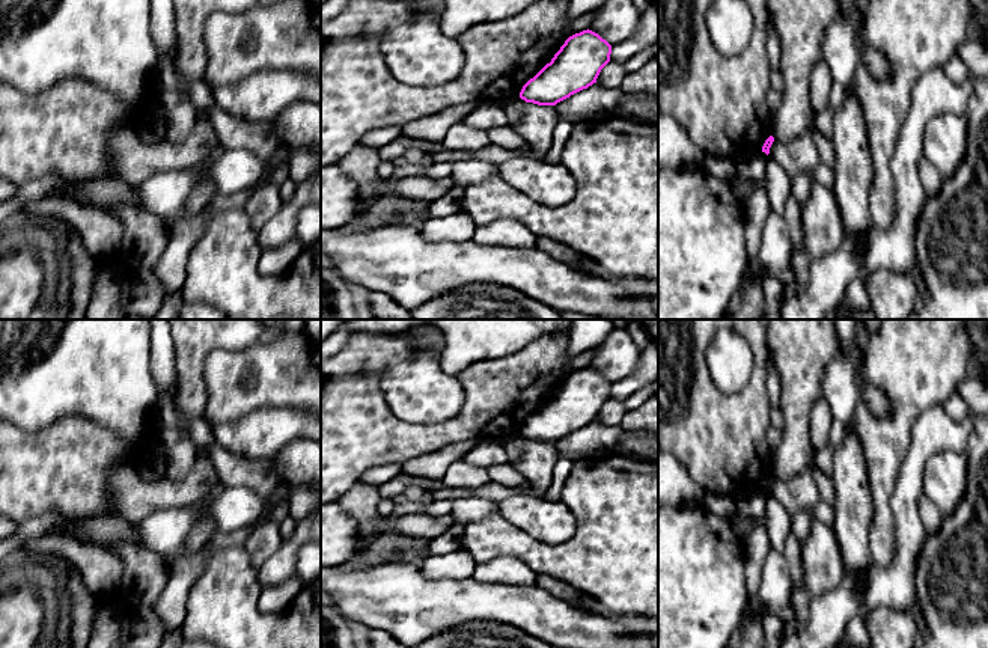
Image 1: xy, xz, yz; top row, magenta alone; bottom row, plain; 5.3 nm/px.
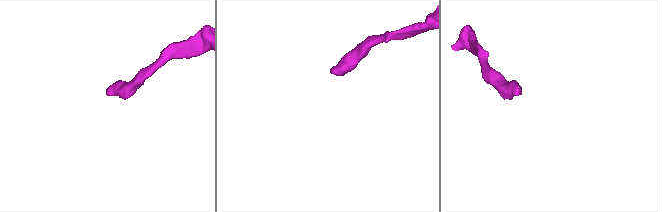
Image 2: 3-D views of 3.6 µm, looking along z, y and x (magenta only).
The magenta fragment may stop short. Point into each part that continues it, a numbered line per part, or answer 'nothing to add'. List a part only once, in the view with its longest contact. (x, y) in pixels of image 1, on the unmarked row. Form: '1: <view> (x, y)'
nothing to add

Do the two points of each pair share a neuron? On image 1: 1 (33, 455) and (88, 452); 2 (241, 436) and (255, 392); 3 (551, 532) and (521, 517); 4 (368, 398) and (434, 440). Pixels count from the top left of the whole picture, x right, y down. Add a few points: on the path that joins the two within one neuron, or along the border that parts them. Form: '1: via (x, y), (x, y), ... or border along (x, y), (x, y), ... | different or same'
1: via (47, 455), (74, 455) | same
2: border along (282, 407), (259, 407), (214, 427) | different
3: via (544, 525), (529, 517) | same
4: via (381, 416), (405, 440), (416, 440) | same

